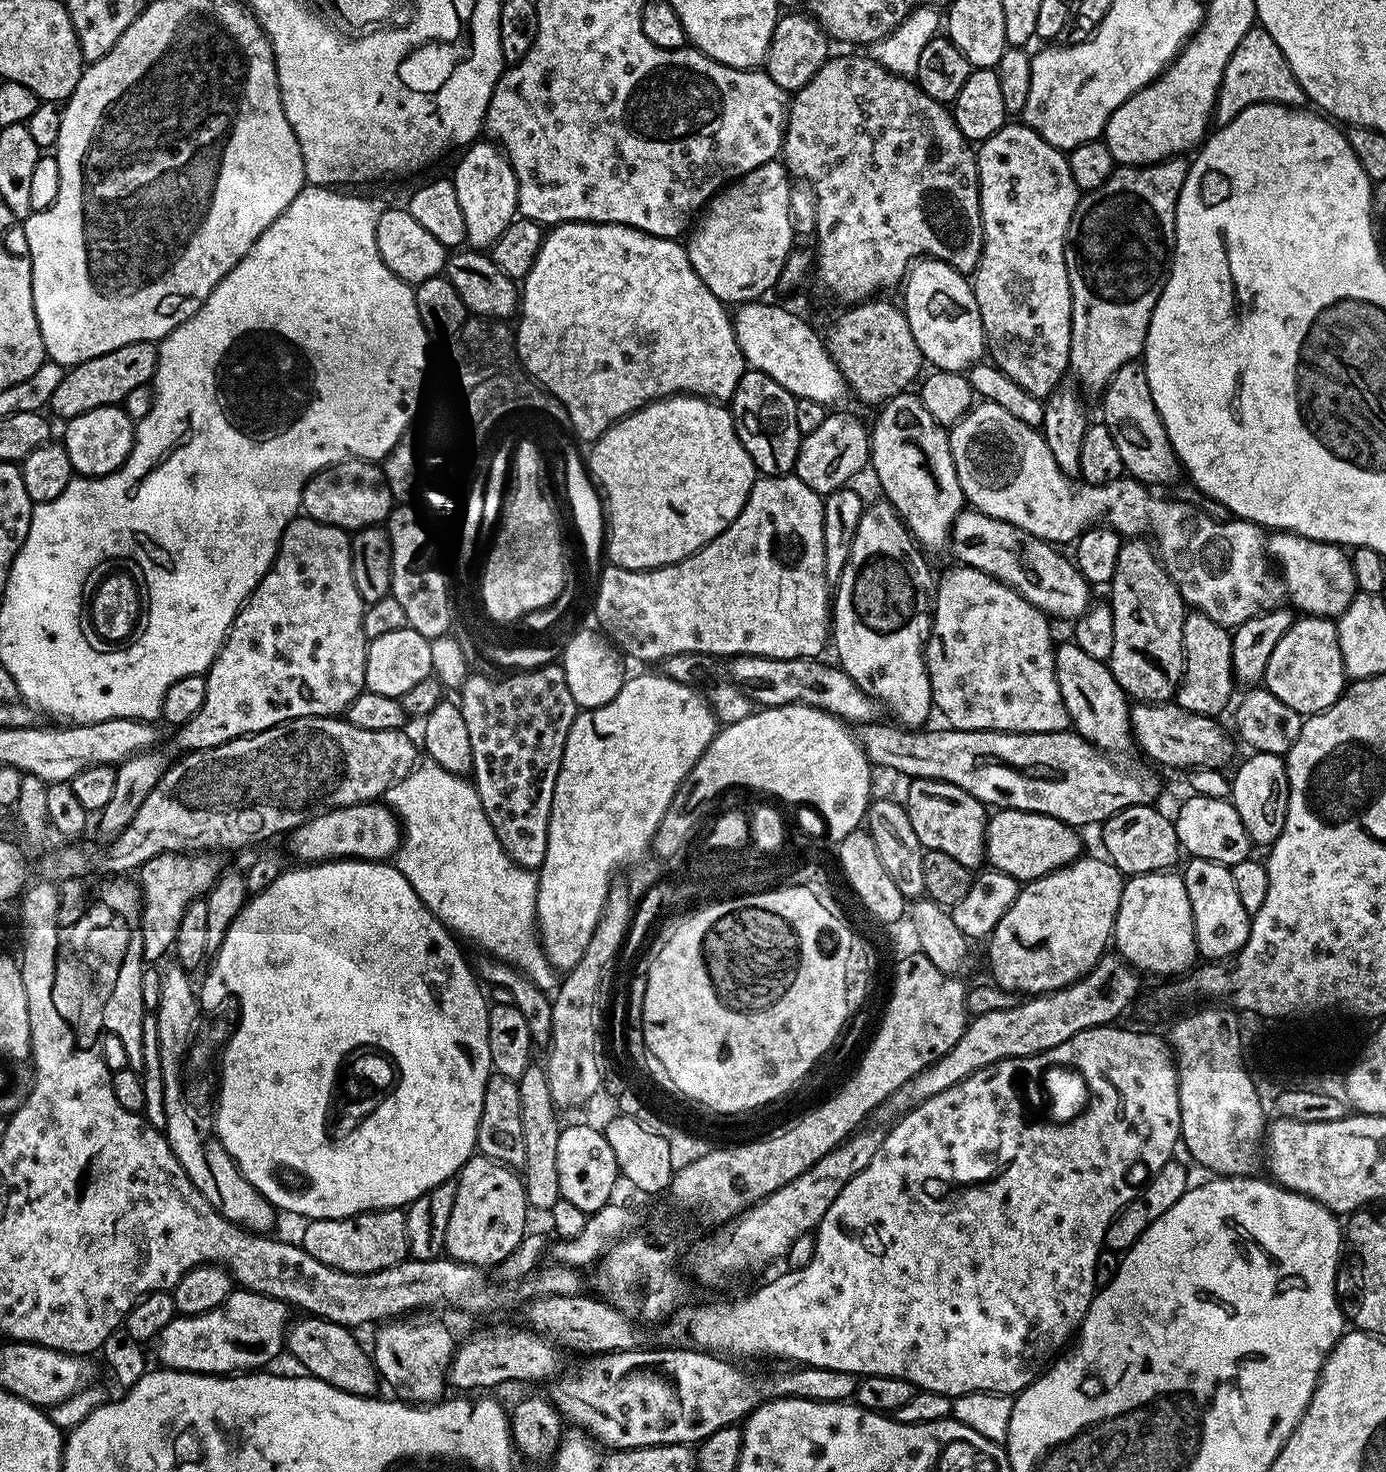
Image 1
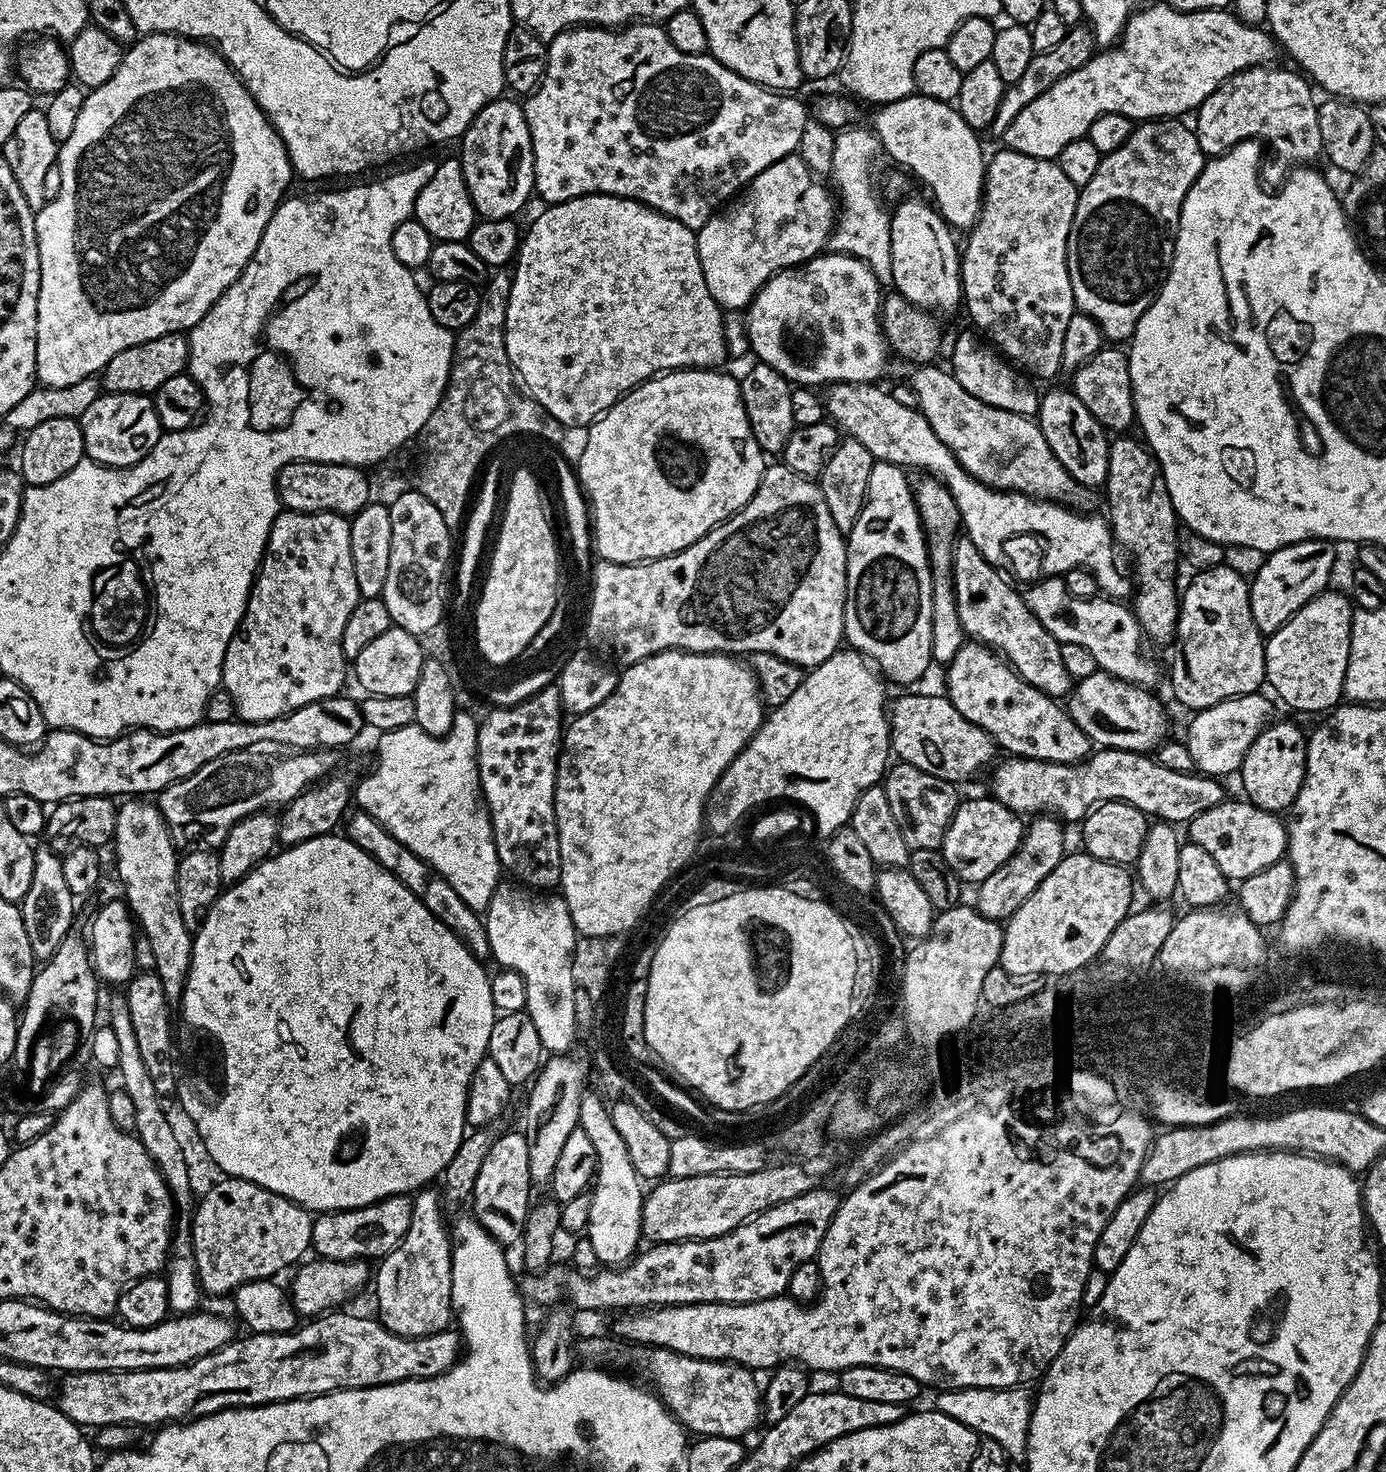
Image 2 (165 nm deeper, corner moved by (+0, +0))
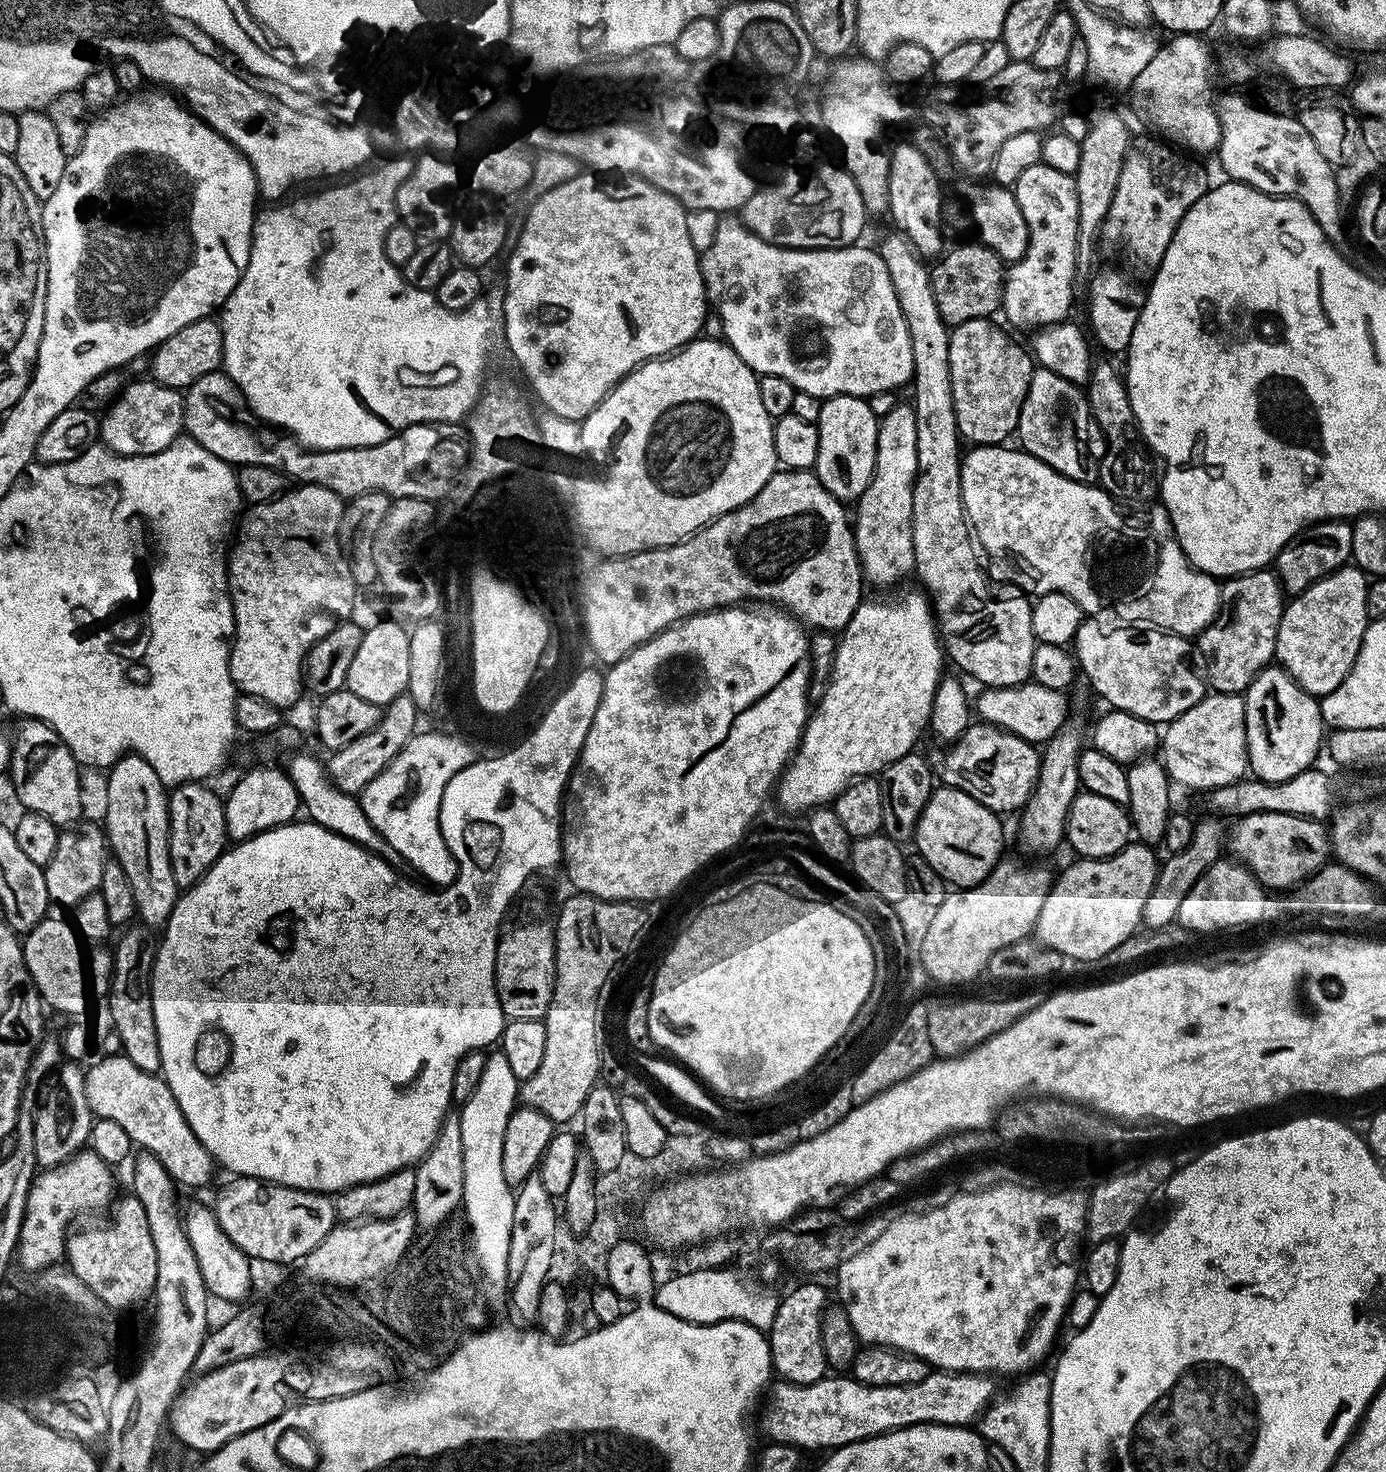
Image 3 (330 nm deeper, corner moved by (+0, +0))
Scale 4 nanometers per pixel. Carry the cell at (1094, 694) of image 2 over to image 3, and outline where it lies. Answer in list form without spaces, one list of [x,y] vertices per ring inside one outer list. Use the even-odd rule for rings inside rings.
[[[1035,682],[1019,684],[1013,688],[984,688],[981,696],[974,700],[974,712],[983,723],[1003,728],[1005,732],[1013,732],[1015,736],[1040,746],[1043,745],[1060,727],[1068,721],[1068,696],[1058,690],[1050,690],[1050,686],[1042,686]]]

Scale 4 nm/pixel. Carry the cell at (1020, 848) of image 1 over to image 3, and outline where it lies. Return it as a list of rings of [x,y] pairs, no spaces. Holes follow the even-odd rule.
[[[937,787],[916,823],[915,851],[926,858],[949,885],[957,889],[973,888],[983,882],[1002,859],[1004,828],[1000,820],[997,813],[970,798],[970,794],[957,788]]]

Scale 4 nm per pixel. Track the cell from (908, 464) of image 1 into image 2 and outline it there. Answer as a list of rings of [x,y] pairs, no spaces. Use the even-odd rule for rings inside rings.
[[[922,478],[914,484],[916,509],[924,525],[928,545],[928,565],[932,568],[932,659],[937,665],[946,666],[966,643],[966,633],[958,618],[958,606],[952,585],[952,550],[962,528],[960,511],[948,487],[936,478]]]

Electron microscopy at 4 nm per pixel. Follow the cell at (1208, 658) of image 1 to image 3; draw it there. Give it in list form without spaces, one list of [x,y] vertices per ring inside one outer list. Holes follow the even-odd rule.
[[[1272,570],[1245,572],[1221,583],[1221,613],[1198,637],[1198,660],[1204,663],[1202,672],[1213,693],[1243,694],[1256,675],[1273,663],[1285,603],[1286,593],[1280,587],[1279,576]]]

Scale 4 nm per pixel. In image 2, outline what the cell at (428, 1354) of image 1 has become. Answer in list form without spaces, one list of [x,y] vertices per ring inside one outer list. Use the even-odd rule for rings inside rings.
[[[428,1186],[423,1190],[417,1191],[415,1195],[412,1196],[410,1230],[406,1230],[402,1242],[398,1242],[398,1246],[394,1250],[390,1250],[390,1254],[379,1261],[378,1267],[380,1267],[380,1269],[378,1269],[377,1272],[375,1269],[374,1284],[376,1280],[376,1308],[380,1311],[380,1313],[378,1313],[378,1319],[388,1331],[398,1334],[399,1336],[429,1336],[435,1332],[445,1331],[445,1329],[451,1325],[448,1323],[452,1320],[452,1267],[454,1267],[454,1261],[452,1259],[452,1241],[450,1239],[450,1232],[446,1227],[446,1224],[444,1228],[444,1214],[446,1214],[446,1212],[442,1207],[441,1193],[437,1191],[435,1187]]]

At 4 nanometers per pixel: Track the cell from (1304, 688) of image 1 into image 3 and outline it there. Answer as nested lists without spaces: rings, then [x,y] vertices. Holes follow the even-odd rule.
[[[1345,566],[1314,582],[1305,592],[1295,593],[1285,603],[1278,626],[1275,659],[1279,667],[1287,670],[1294,682],[1312,696],[1330,694],[1354,666],[1354,658],[1370,623],[1366,614],[1369,583],[1363,570]]]

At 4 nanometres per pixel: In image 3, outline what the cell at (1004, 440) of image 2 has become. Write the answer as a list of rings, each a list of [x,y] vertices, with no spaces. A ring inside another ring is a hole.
[[[724,218],[716,228],[708,249],[703,249],[700,257],[700,269],[704,279],[704,293],[708,296],[711,311],[721,319],[724,327],[723,339],[760,376],[777,376],[786,378],[797,392],[814,394],[821,398],[830,396],[863,396],[869,398],[879,392],[899,390],[912,379],[914,370],[914,354],[910,350],[910,330],[906,330],[906,318],[902,318],[902,310],[898,306],[898,298],[894,294],[894,286],[890,282],[890,274],[886,274],[886,266],[882,262],[879,251],[861,246],[847,248],[779,248],[776,244],[768,244],[749,232],[743,223],[736,218]]]

